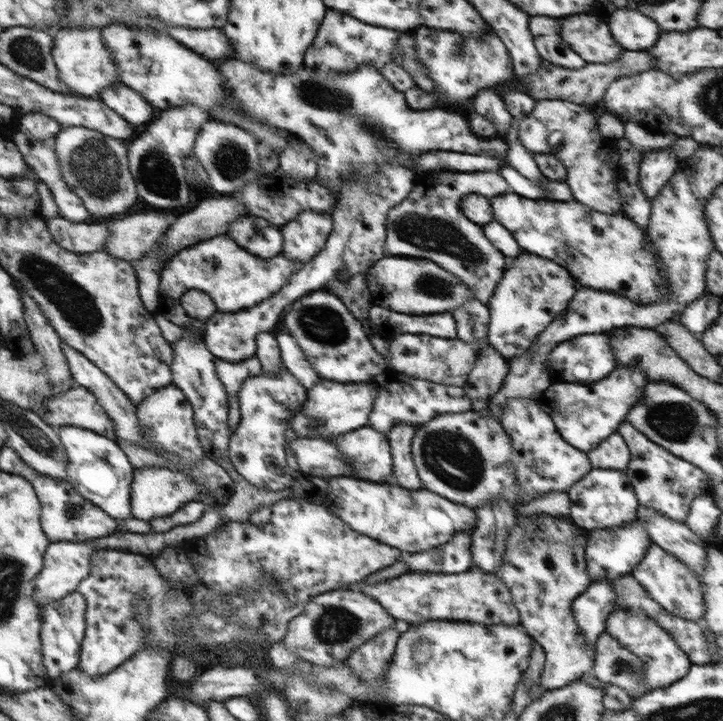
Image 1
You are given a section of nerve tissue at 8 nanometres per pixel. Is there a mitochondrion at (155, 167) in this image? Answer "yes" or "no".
yes

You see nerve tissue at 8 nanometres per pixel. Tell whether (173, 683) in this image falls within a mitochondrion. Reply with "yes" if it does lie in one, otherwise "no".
no

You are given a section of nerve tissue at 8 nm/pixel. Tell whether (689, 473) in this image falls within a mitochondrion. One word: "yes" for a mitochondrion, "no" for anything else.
no

